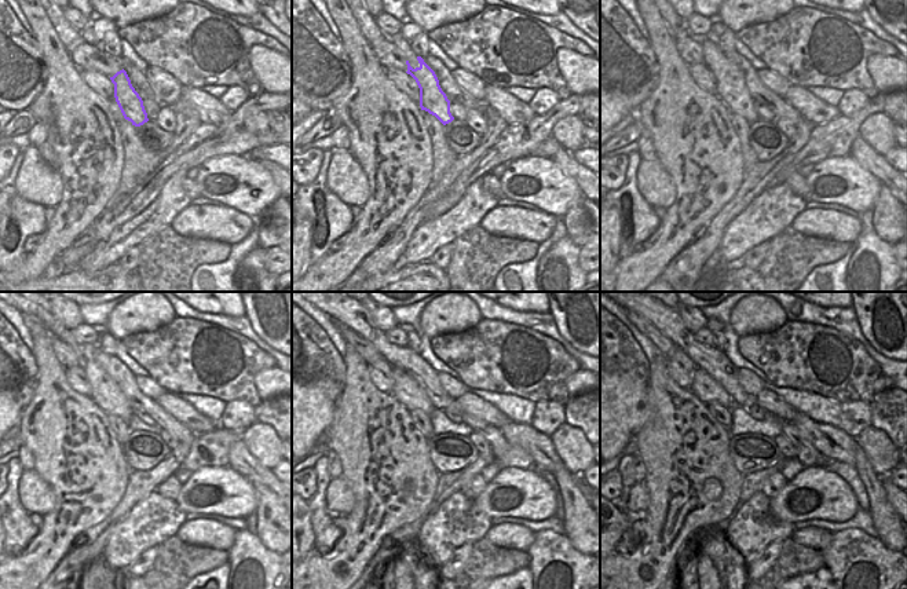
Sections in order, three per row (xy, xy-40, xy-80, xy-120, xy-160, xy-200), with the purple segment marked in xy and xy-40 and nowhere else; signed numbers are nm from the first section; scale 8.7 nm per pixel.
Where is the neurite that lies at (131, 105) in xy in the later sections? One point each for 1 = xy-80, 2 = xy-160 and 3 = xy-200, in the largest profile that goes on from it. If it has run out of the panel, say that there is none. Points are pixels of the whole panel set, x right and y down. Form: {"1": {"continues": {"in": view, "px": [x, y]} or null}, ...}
{"1": {"continues": {"in": "xy-80", "px": [731, 88]}}, "2": {"continues": {"in": "xy-160", "px": [406, 390]}}, "3": {"continues": {"in": "xy-200", "px": [706, 388]}}}

